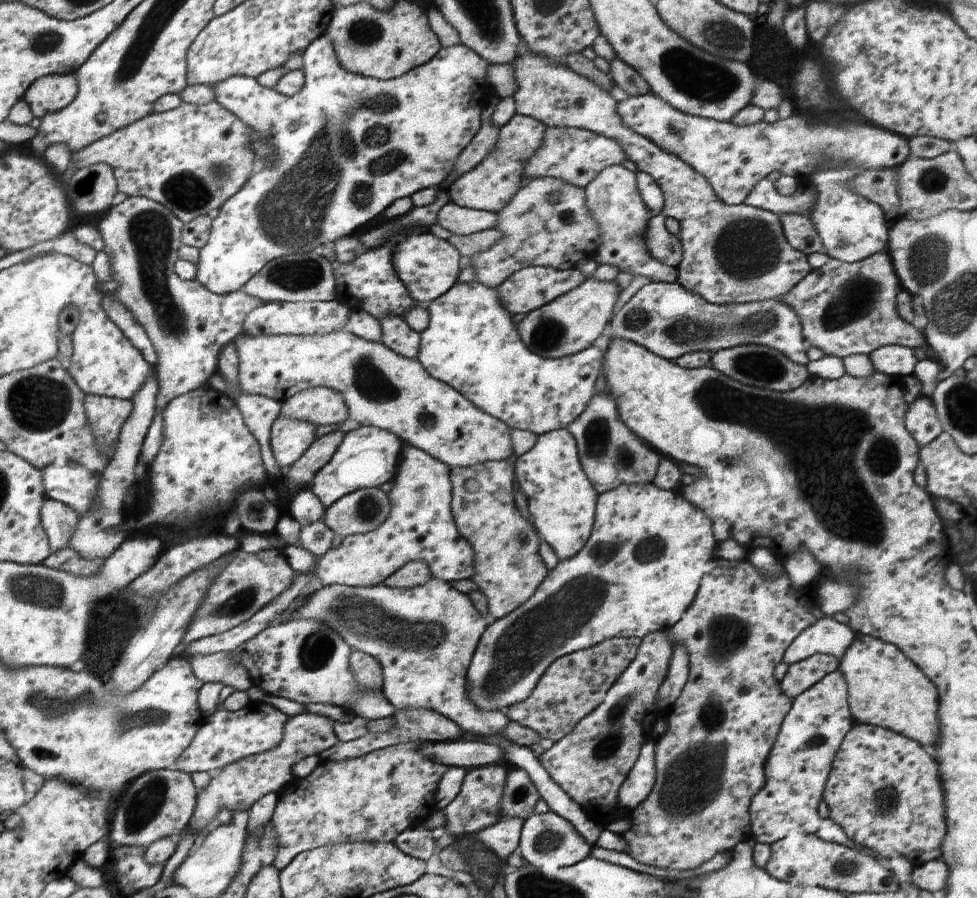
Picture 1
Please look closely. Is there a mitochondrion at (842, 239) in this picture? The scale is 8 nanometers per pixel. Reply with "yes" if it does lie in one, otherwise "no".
yes

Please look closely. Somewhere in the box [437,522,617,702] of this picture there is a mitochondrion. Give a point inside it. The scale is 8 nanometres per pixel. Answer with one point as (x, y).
(522, 537)

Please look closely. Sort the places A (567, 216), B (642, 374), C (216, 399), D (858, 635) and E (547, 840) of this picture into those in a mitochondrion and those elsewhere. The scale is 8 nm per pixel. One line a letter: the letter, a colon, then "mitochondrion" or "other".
A: mitochondrion
B: other
C: other
D: other
E: mitochondrion

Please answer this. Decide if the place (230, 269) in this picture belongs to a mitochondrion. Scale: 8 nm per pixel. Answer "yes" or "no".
no

